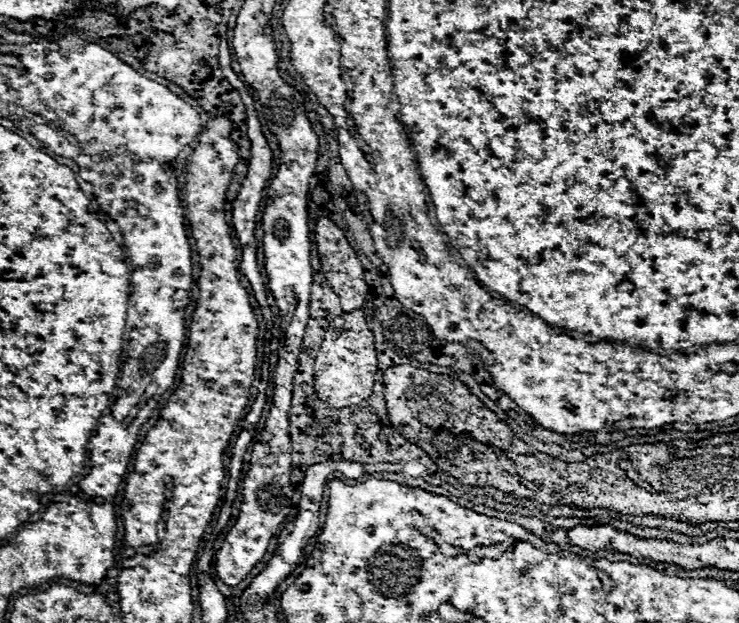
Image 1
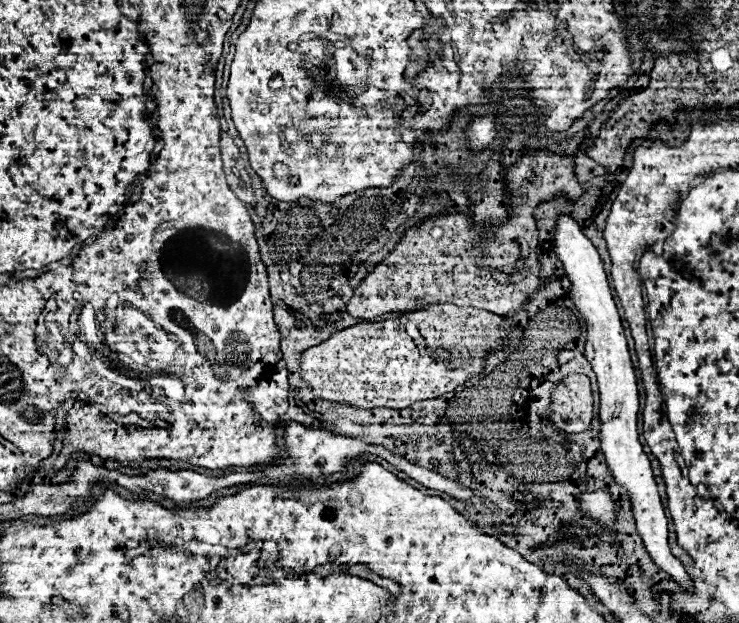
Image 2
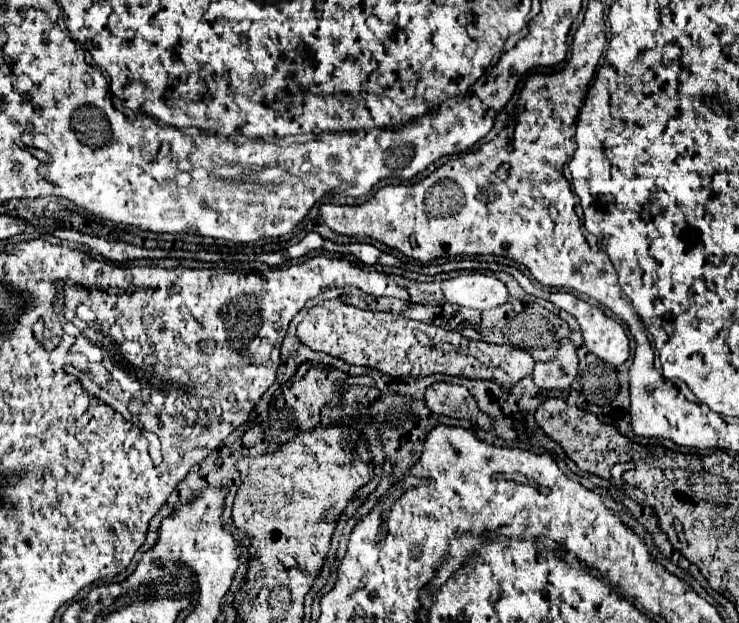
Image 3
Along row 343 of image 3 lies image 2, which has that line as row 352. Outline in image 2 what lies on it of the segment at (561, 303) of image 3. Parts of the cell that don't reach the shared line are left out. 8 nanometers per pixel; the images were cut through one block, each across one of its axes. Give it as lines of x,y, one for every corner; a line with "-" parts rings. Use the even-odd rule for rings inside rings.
560,214
556,220
554,230
554,252
564,264
564,270
570,280
570,300
582,314
586,322
586,360
592,364
592,370
598,378
598,394
600,394
600,444
602,452
608,464
608,470
612,472
616,484
626,488
630,502
632,502
632,514
636,520
636,528
644,540
644,546
654,560
654,564
668,572
678,586
682,586
686,592
694,590
692,578
686,574
682,562
672,556
668,546
668,520
664,514
662,500
658,496
658,488
654,482
654,474
650,468
650,460
642,450
642,444
638,440
638,386
636,386
636,374
630,362
630,352
626,346
626,336
622,330
622,320
618,316
618,308
612,300
612,290
608,286
608,278
600,260
598,250
594,244
582,234
576,220
568,214

